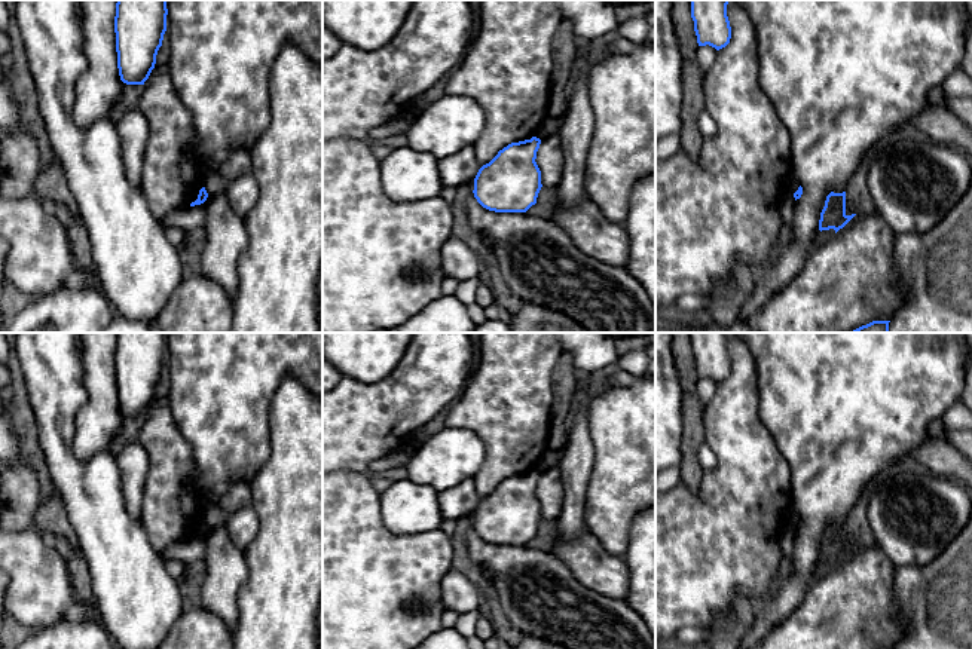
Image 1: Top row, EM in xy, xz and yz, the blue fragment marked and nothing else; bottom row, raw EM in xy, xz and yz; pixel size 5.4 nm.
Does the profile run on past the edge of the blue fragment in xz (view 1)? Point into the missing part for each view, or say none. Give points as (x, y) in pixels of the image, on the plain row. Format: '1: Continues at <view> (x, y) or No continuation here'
1: No continuation here

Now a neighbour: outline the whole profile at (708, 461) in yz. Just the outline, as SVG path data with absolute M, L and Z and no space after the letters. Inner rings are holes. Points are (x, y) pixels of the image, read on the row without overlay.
M703 443L697 450L697 457L703 472L710 471L716 466L716 456L706 443Z

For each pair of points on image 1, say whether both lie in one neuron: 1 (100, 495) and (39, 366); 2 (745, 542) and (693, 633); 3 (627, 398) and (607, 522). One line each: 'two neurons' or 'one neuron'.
1: one neuron
2: two neurons
3: one neuron

